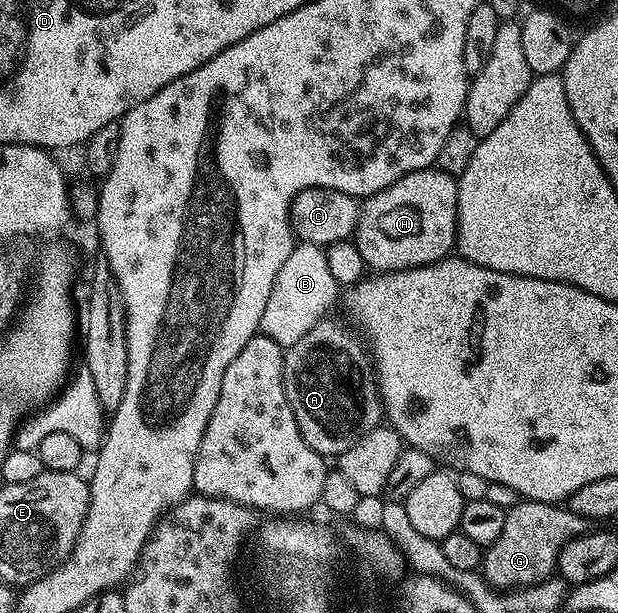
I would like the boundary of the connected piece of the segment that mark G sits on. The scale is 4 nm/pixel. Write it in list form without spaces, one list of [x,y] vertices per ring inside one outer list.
[[[518,500],[505,511],[505,515],[500,534],[492,545],[485,547],[480,567],[481,577],[499,592],[547,581],[555,573],[558,553],[564,544],[588,530],[587,519],[576,516],[568,508],[548,502]]]

